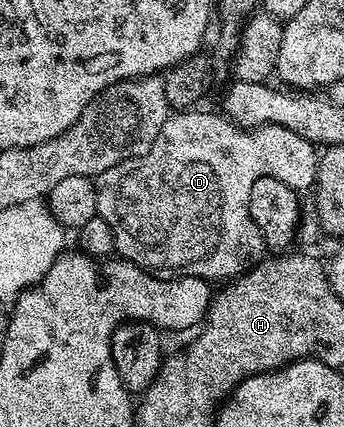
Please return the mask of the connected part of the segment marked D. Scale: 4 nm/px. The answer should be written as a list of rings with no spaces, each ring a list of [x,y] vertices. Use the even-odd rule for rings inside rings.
[[[187,109],[174,114],[164,121],[159,136],[153,142],[148,153],[137,159],[124,160],[114,168],[108,169],[96,179],[96,201],[98,202],[98,215],[112,225],[112,237],[114,238],[114,250],[121,258],[129,259],[131,263],[142,267],[151,273],[181,273],[182,275],[195,275],[207,281],[222,279],[221,281],[233,281],[239,275],[251,271],[257,263],[262,262],[268,248],[264,237],[260,237],[260,229],[256,229],[256,221],[252,221],[252,213],[248,209],[248,197],[252,193],[252,185],[260,181],[260,177],[276,177],[276,181],[284,181],[292,190],[299,193],[309,192],[314,186],[318,176],[318,156],[315,144],[308,142],[300,133],[292,133],[292,129],[284,129],[280,125],[266,124],[264,127],[247,129],[230,122],[225,114],[213,115],[210,111],[198,111],[199,109]]]

